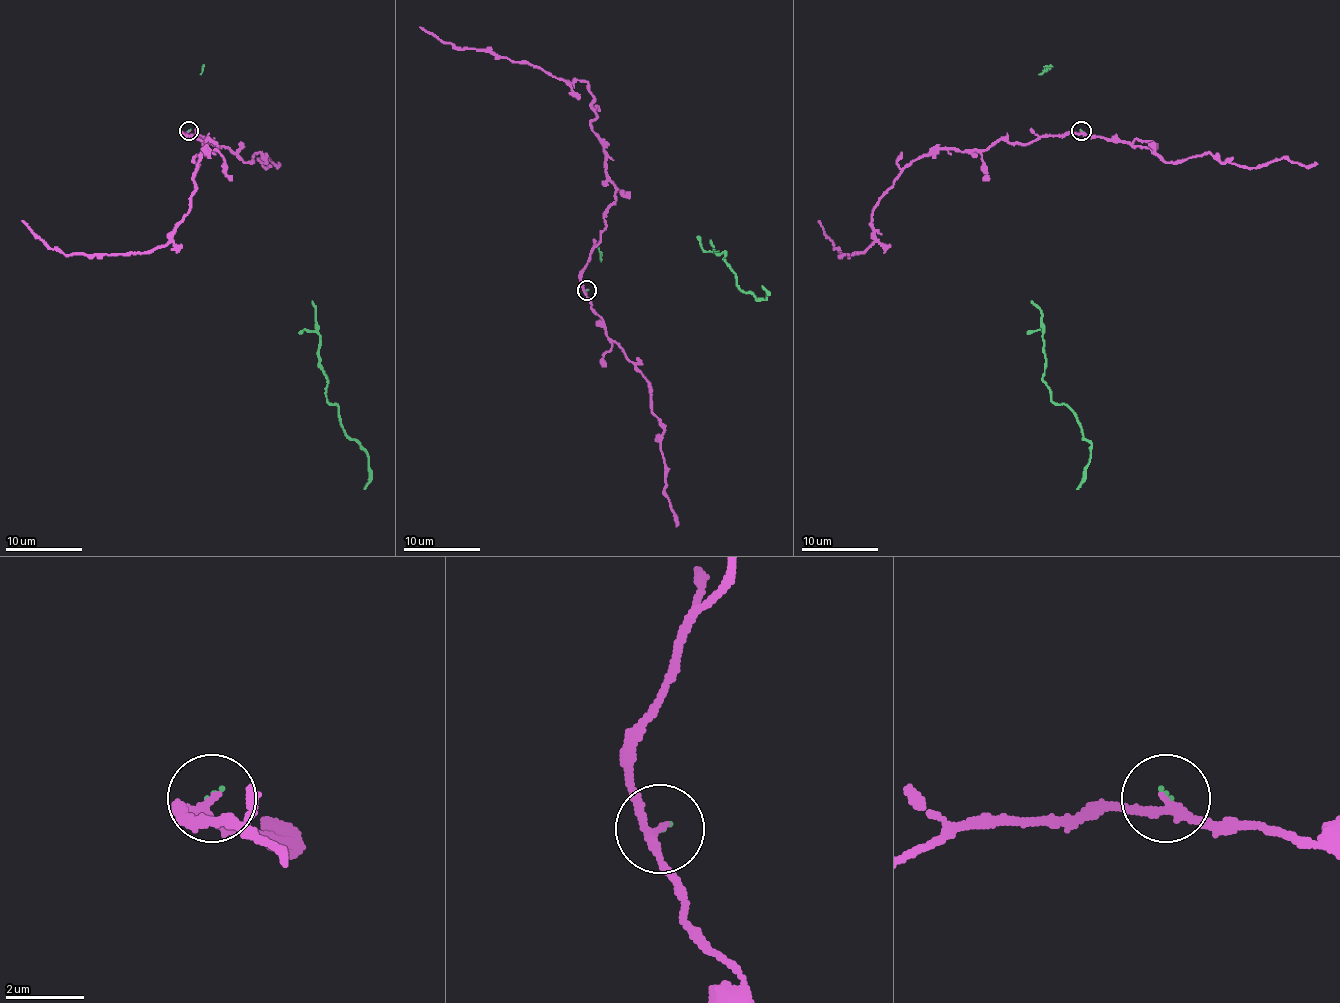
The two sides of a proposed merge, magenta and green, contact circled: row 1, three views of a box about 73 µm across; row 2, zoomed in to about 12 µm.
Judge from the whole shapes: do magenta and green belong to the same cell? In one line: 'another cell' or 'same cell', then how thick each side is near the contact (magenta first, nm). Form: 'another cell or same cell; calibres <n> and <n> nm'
another cell; calibres 200 and 40 nm

